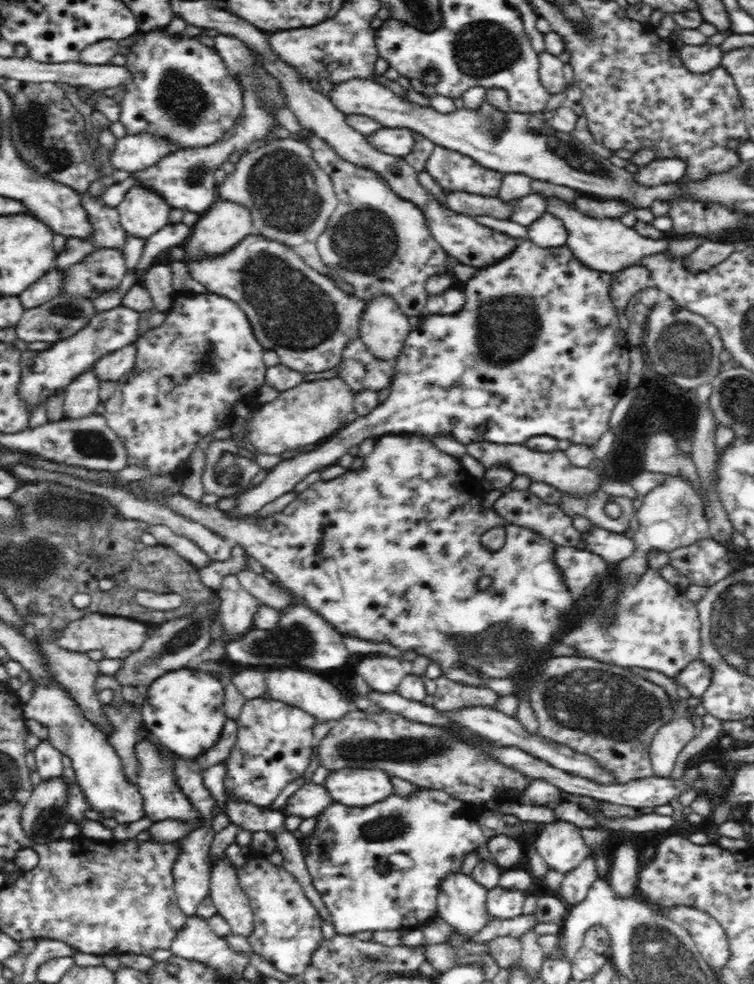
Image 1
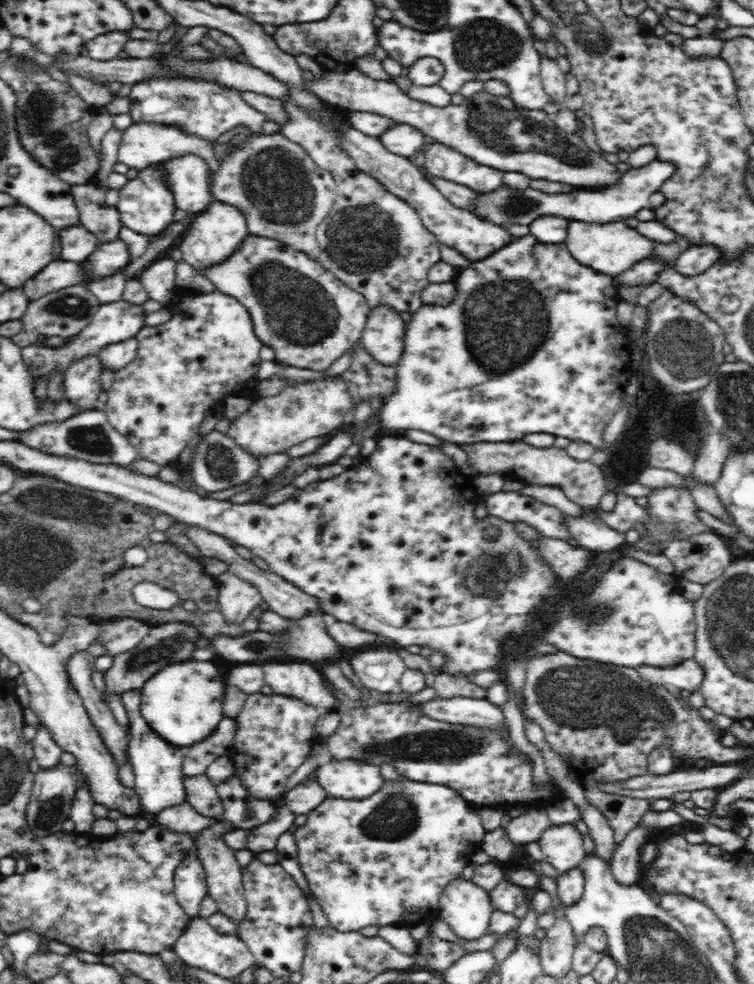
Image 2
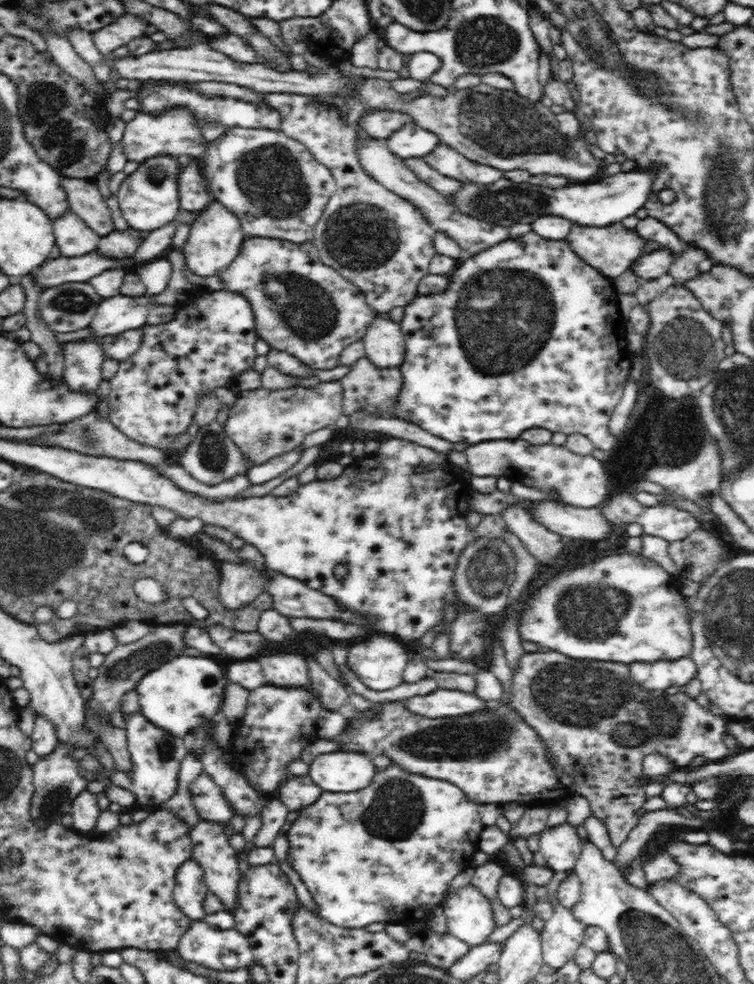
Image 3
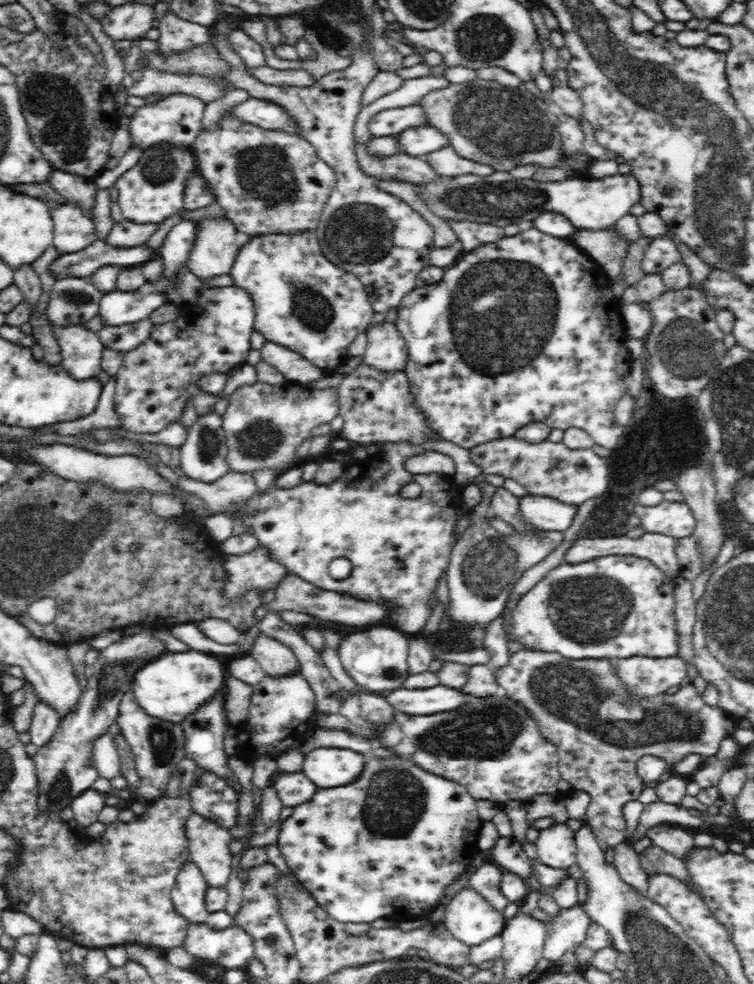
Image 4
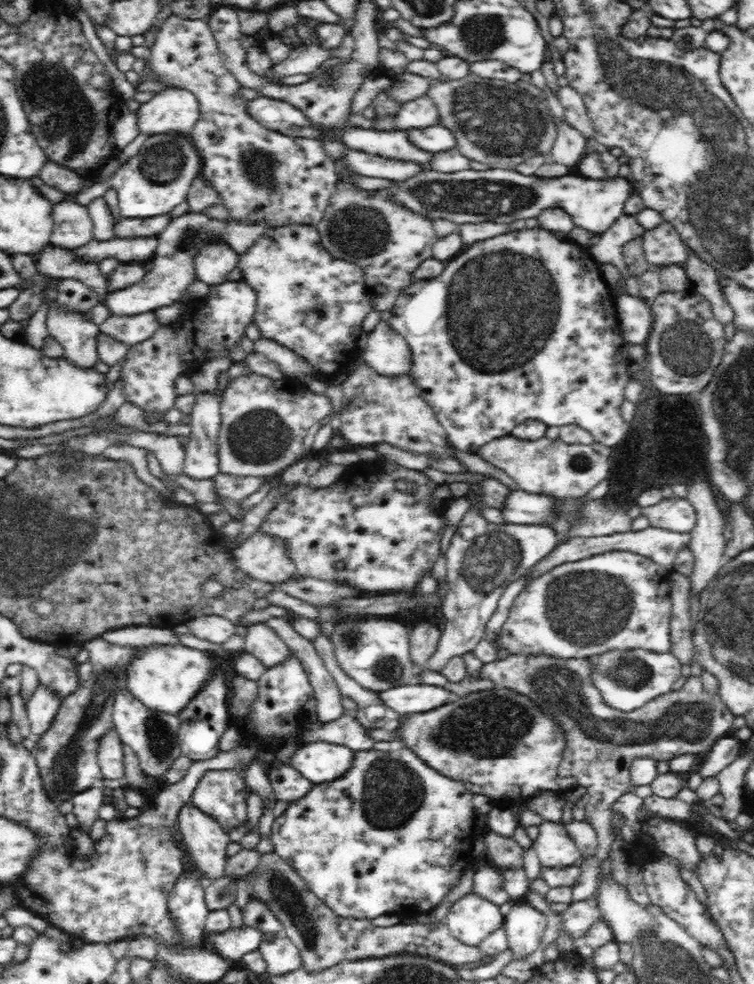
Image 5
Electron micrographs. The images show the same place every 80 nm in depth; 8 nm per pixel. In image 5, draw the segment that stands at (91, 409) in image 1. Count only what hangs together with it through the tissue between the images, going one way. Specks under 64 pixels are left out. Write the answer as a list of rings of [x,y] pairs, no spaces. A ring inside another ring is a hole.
[[[51,298],[48,299],[47,308],[49,335],[62,346],[62,358],[69,360],[75,367],[96,366],[99,362],[99,326],[88,319],[88,314],[68,313],[56,309]]]

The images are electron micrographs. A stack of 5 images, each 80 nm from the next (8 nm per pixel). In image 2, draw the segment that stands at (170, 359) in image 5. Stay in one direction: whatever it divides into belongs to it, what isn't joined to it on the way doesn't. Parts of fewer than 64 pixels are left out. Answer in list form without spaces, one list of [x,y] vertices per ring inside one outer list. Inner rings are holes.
[[[215,290],[184,295],[173,304],[173,315],[168,322],[155,327],[144,326],[137,332],[136,359],[115,372],[103,410],[110,425],[136,448],[138,458],[152,461],[160,468],[177,464],[182,451],[198,436],[206,416],[218,411],[222,413],[222,404],[227,397],[244,395],[249,382],[258,380],[262,364],[260,349],[263,344],[254,332],[248,309],[240,300]]]

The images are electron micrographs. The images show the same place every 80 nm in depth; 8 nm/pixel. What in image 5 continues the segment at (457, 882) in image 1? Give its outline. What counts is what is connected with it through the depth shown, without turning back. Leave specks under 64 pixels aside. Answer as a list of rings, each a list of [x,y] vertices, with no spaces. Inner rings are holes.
[[[473,891],[455,901],[442,921],[464,944],[478,946],[492,931],[502,927],[500,907]]]

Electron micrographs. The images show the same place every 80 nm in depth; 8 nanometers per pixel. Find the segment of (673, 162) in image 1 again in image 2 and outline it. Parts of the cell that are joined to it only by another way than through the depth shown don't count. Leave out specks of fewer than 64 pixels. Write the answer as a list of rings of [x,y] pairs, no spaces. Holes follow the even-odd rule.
[[[655,159],[646,166],[628,167],[621,178],[618,178],[618,182],[614,182],[614,186],[610,186],[609,189],[576,190],[572,194],[544,194],[532,188],[510,192],[505,186],[498,186],[491,193],[478,192],[474,215],[480,218],[486,217],[489,222],[498,226],[504,224],[528,226],[532,220],[544,214],[556,214],[562,218],[574,218],[588,223],[621,222],[630,216],[635,216],[643,208],[649,207],[650,194],[658,191],[663,182],[674,174],[674,164]]]

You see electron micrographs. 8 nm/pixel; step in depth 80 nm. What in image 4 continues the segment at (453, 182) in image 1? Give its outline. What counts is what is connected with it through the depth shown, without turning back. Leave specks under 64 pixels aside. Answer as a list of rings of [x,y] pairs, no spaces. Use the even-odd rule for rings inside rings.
[[[450,145],[441,150],[429,153],[423,158],[437,172],[437,174],[448,175],[448,177],[466,174],[487,177],[496,171],[491,166],[464,159],[462,156],[458,155]]]

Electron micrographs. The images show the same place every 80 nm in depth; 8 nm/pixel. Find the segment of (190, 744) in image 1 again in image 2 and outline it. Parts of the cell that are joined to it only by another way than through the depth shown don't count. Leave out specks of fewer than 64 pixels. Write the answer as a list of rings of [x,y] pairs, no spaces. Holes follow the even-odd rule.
[[[194,659],[174,662],[170,665],[166,665],[162,670],[159,670],[156,674],[152,675],[142,686],[140,690],[142,690],[142,704],[141,704],[141,713],[148,726],[152,728],[152,730],[158,733],[158,737],[162,737],[162,739],[166,739],[166,741],[170,742],[170,745],[174,745],[174,747],[178,747],[178,749],[182,749],[184,747],[193,747],[196,743],[207,739],[213,732],[216,730],[218,723],[225,717],[223,713],[223,704],[224,704],[224,696],[225,696],[225,678],[220,676],[220,672],[216,669],[216,666],[212,663],[212,661],[200,662]]]

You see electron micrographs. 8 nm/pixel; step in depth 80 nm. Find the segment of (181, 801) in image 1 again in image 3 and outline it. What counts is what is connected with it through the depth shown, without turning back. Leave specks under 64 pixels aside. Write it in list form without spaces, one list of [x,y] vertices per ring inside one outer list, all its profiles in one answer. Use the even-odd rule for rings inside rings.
[[[135,690],[124,694],[121,701],[124,715],[124,729],[127,732],[127,749],[132,761],[133,784],[130,788],[135,794],[138,807],[145,809],[165,803],[177,791],[180,765],[188,754],[183,738],[171,735],[169,731],[148,721],[139,706],[138,694]]]

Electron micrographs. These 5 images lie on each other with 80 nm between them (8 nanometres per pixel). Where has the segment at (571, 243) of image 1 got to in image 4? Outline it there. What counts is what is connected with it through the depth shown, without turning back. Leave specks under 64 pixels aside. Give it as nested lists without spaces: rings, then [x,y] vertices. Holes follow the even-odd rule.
[[[616,226],[605,230],[576,229],[569,237],[572,244],[586,253],[611,281],[620,276],[632,240],[626,240],[617,231]]]

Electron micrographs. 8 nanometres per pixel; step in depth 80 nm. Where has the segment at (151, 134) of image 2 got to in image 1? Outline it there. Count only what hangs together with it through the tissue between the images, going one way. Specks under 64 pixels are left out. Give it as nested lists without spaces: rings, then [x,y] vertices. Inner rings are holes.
[[[140,133],[140,136],[126,136],[117,140],[111,152],[110,164],[113,172],[132,174],[156,164],[174,152],[177,152],[177,148],[169,140],[159,140],[150,133]]]

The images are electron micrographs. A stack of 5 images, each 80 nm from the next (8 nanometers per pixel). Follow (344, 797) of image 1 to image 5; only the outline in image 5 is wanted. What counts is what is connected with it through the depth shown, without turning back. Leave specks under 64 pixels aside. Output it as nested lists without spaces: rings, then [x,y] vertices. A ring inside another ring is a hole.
[[[319,740],[299,743],[291,766],[314,784],[327,783],[342,778],[350,770],[354,751],[338,743]]]

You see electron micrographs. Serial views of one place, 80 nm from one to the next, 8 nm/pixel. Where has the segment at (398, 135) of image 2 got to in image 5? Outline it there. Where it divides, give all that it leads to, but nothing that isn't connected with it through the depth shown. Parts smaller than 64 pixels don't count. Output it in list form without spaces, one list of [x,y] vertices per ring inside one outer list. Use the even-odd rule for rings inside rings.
[[[433,125],[424,129],[408,129],[405,132],[409,142],[425,152],[440,153],[457,146],[452,131],[440,125]]]

